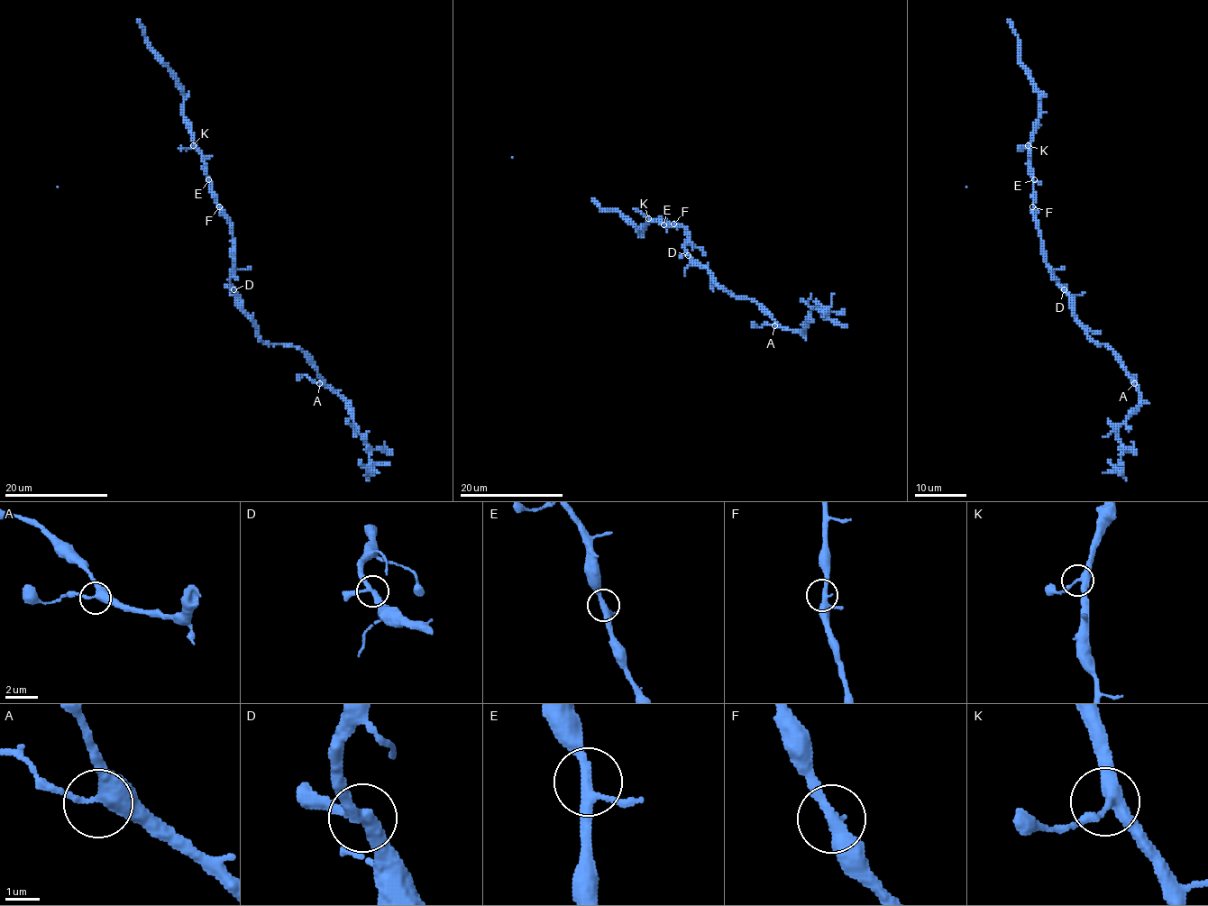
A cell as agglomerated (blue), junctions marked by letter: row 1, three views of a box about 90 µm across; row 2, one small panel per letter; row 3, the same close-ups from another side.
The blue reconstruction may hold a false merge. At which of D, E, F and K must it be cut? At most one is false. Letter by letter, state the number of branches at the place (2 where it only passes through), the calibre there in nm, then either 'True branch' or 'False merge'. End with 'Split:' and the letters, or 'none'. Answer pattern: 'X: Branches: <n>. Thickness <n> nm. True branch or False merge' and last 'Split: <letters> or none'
D: Branches: 3. Thickness 300 nm. True branch
E: Branches: 3. Thickness 280 nm. True branch
F: Branches: 3. Thickness 280 nm. True branch
K: Branches: 3. Thickness 320 nm. True branch
Split: none

